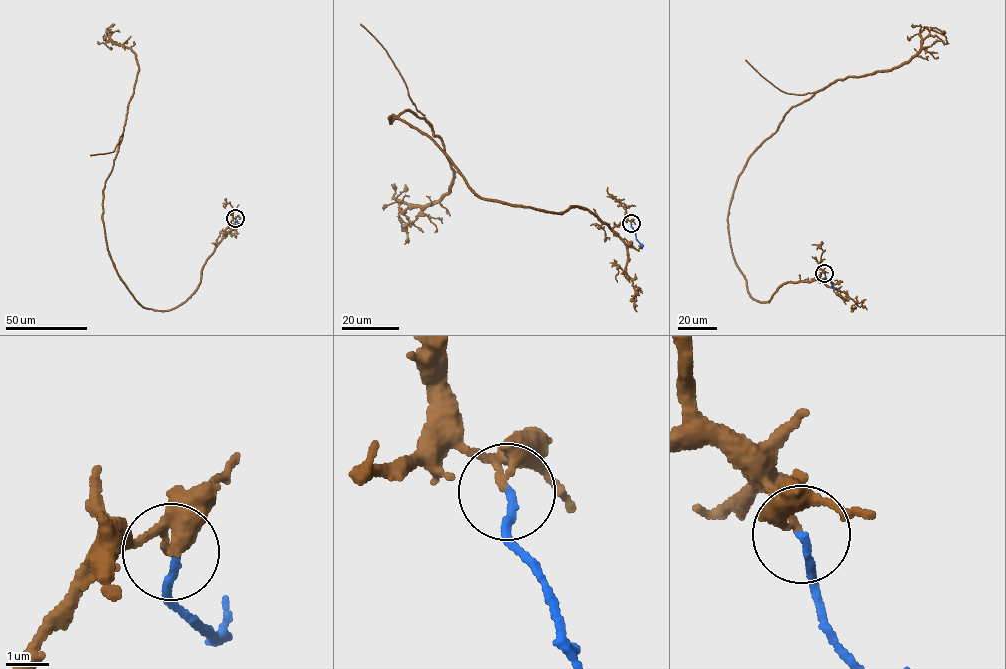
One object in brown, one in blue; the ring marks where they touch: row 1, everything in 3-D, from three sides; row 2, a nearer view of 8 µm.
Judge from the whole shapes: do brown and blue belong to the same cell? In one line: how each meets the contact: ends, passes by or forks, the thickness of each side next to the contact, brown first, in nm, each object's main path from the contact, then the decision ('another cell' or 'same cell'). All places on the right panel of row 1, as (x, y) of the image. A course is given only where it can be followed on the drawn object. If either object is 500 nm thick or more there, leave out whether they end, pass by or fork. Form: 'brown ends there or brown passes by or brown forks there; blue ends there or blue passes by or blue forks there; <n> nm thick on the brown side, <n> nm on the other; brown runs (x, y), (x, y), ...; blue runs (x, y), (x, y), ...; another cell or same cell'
brown passes by; blue ends there; 160 nm thick on the brown side, 160 nm on the other; brown runs (825, 273), (769, 300), (751, 296), (728, 222), (747, 160), (830, 84), (908, 63), (930, 30), (947, 43); blue runs (825, 273), (836, 289); another cell

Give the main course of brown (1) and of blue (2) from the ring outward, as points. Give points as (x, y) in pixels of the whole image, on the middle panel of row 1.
1: (631, 223), (479, 198), (432, 138), (390, 123), (407, 109), (453, 177), (400, 210), (404, 244)
2: (631, 223), (642, 248)

